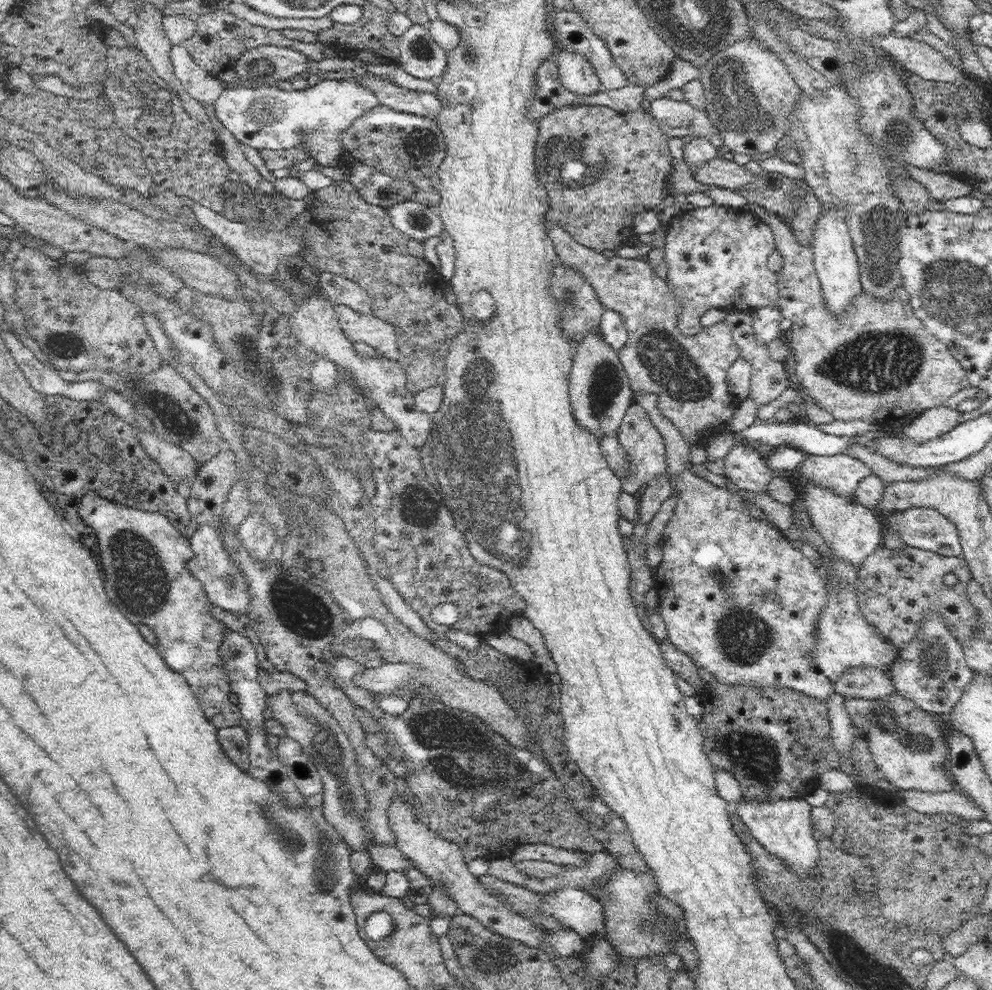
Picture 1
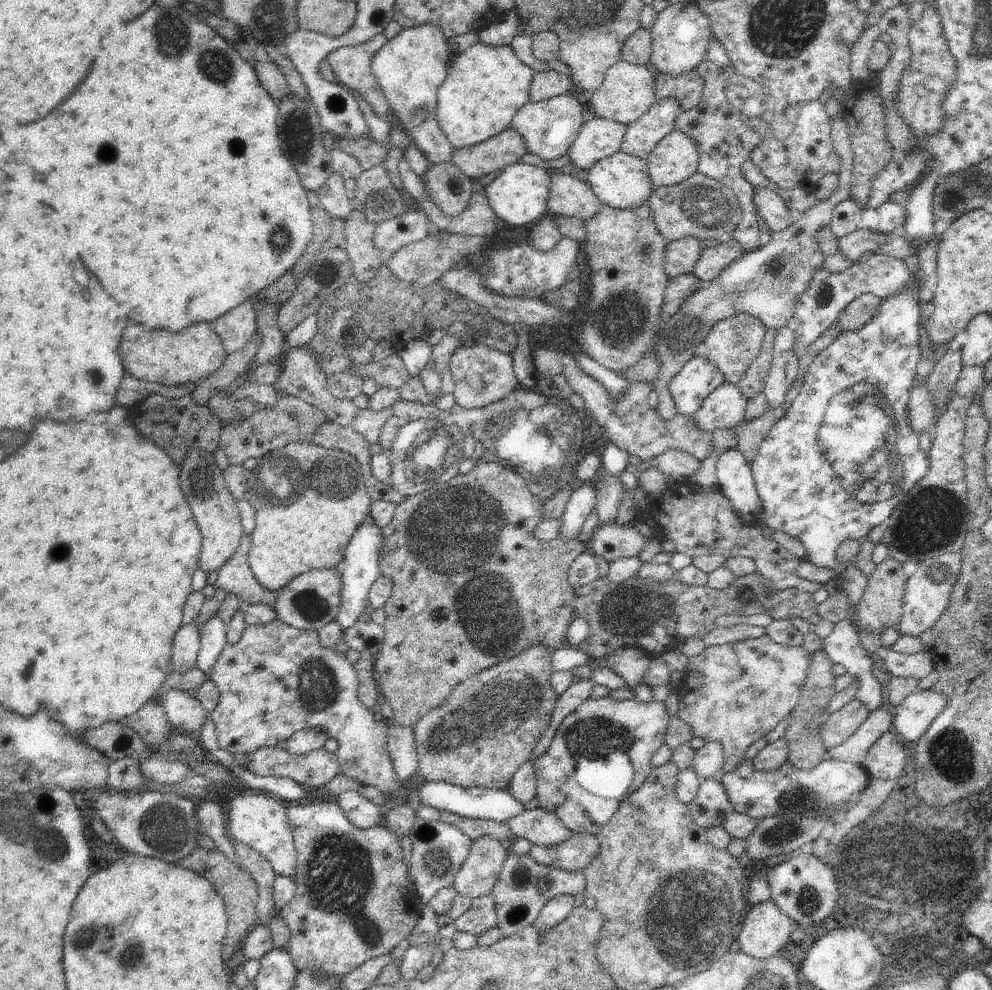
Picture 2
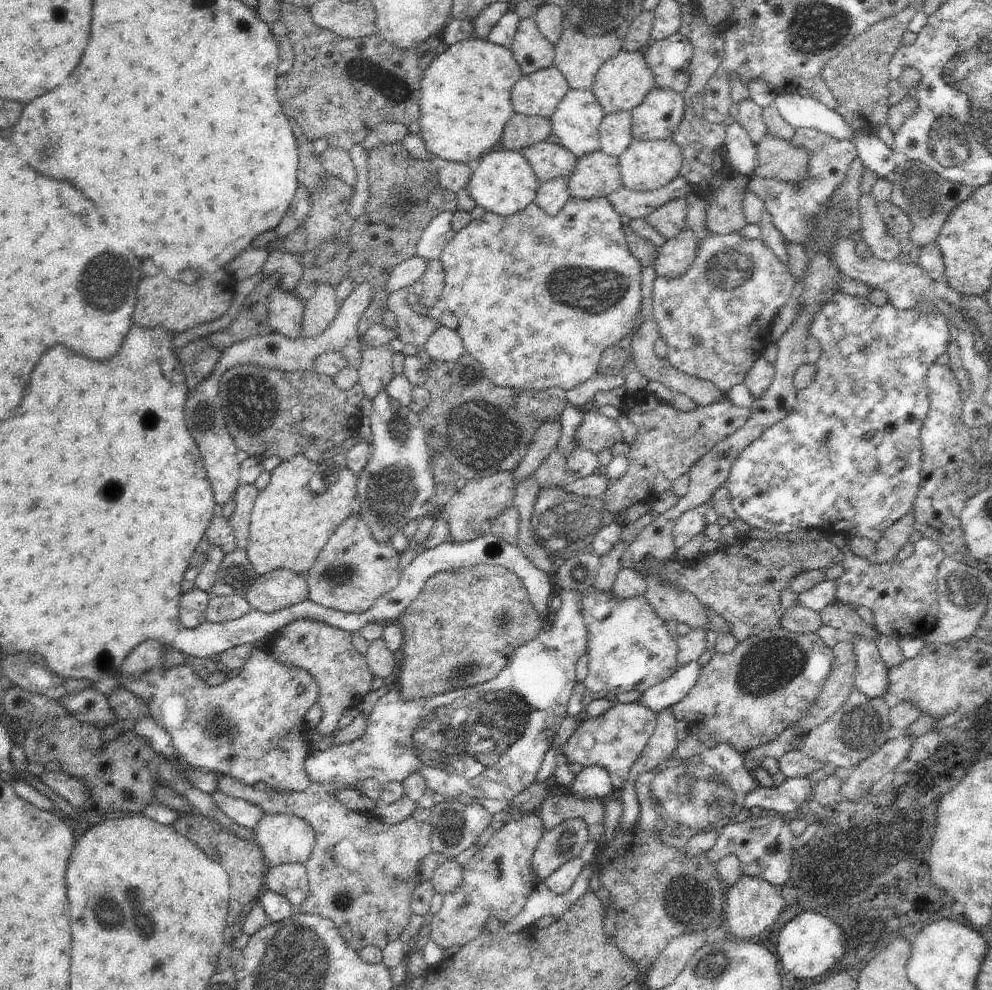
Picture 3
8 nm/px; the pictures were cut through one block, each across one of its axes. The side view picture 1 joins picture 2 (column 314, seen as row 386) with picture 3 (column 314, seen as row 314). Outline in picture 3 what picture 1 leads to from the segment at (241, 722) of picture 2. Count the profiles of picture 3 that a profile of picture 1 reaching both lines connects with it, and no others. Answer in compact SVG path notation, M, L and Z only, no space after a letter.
M310 619L293 620L275 633L269 642L269 652L281 665L307 670L318 683L323 710L317 729L324 735L334 733L342 714L354 708L371 691L372 671L365 655L361 655L351 641L353 633L341 628L317 623Z

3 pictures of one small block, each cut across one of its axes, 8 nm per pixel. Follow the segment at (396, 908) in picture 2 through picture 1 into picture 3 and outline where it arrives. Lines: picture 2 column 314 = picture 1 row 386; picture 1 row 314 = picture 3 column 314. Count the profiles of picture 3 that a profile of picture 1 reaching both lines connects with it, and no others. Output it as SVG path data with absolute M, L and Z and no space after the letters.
M218 771L211 772L216 774L218 779L216 782L218 791L258 805L265 814L296 815L304 819L314 829L315 843L304 864L309 882L309 895L301 905L295 907L295 912L303 915L319 915L330 919L341 932L347 945L357 953L367 946L377 946L379 949L383 949L387 944L400 938L400 934L404 932L412 918L410 894L418 885L419 866L423 858L433 852L430 822L419 821L412 814L402 822L388 824L371 812L357 813L336 800L334 792L339 787L336 784L311 783L302 792L279 792L268 788L265 791L259 791L230 775Z

